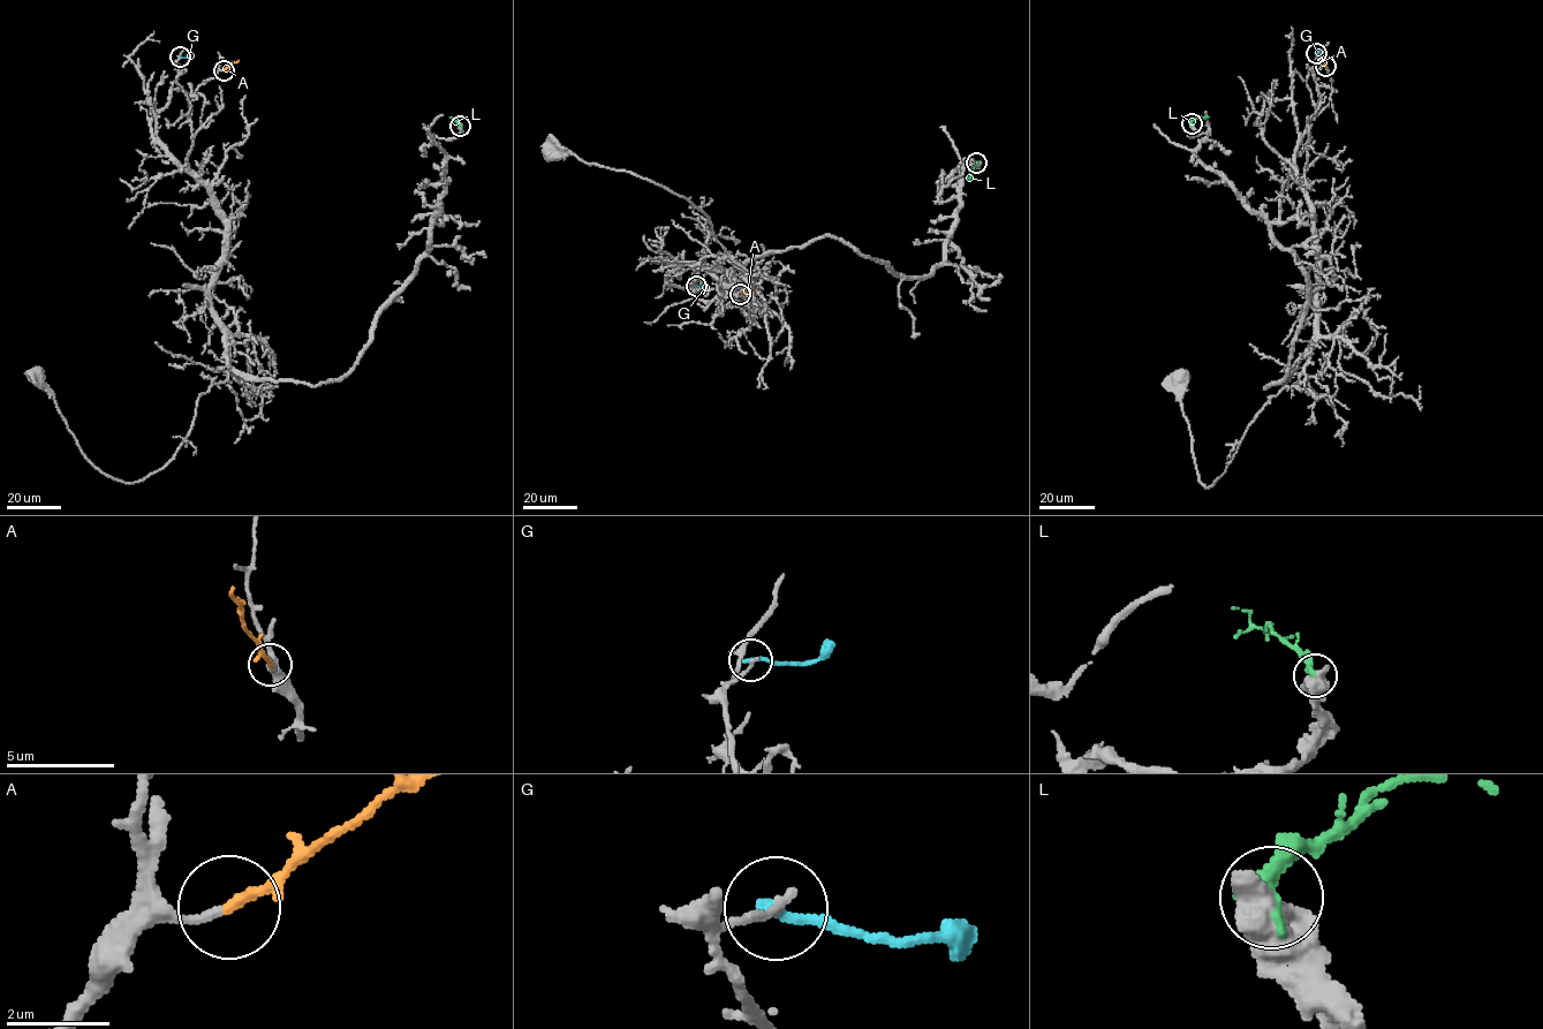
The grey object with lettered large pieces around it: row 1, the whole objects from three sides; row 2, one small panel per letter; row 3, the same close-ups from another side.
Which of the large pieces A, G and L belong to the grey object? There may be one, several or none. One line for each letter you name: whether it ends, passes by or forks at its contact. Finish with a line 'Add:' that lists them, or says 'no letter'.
A: It ends there
Add: A

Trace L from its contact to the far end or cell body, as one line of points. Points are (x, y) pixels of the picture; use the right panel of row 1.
L: (1192, 123), (1205, 114)

